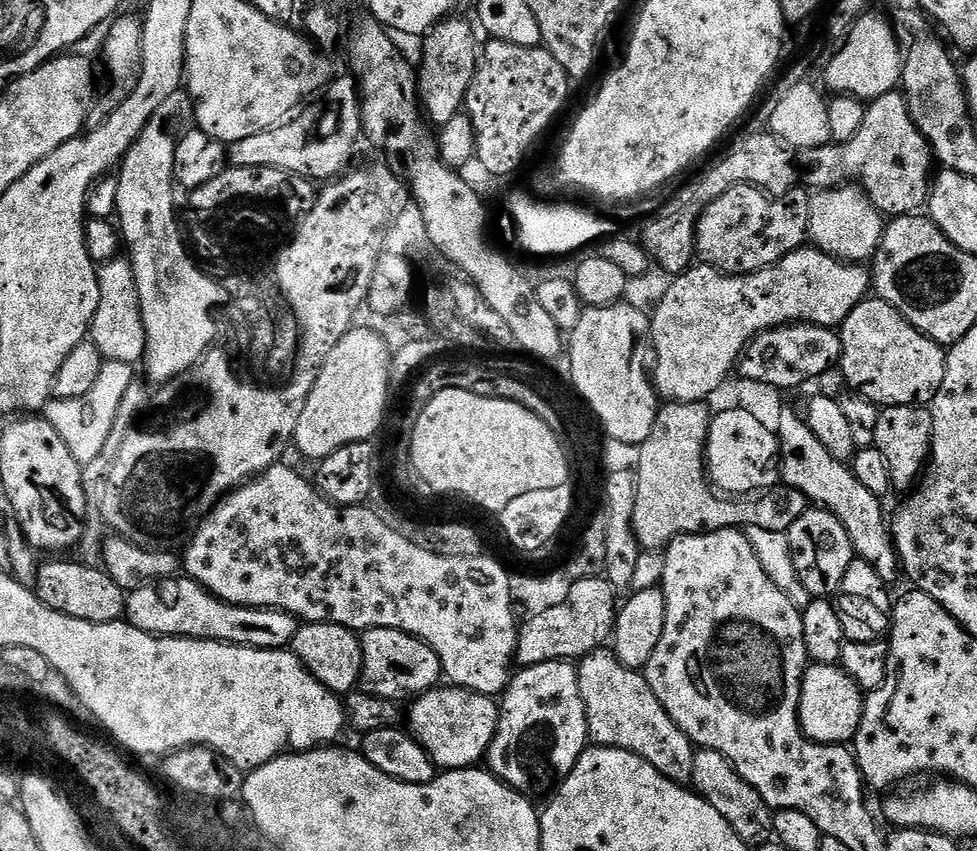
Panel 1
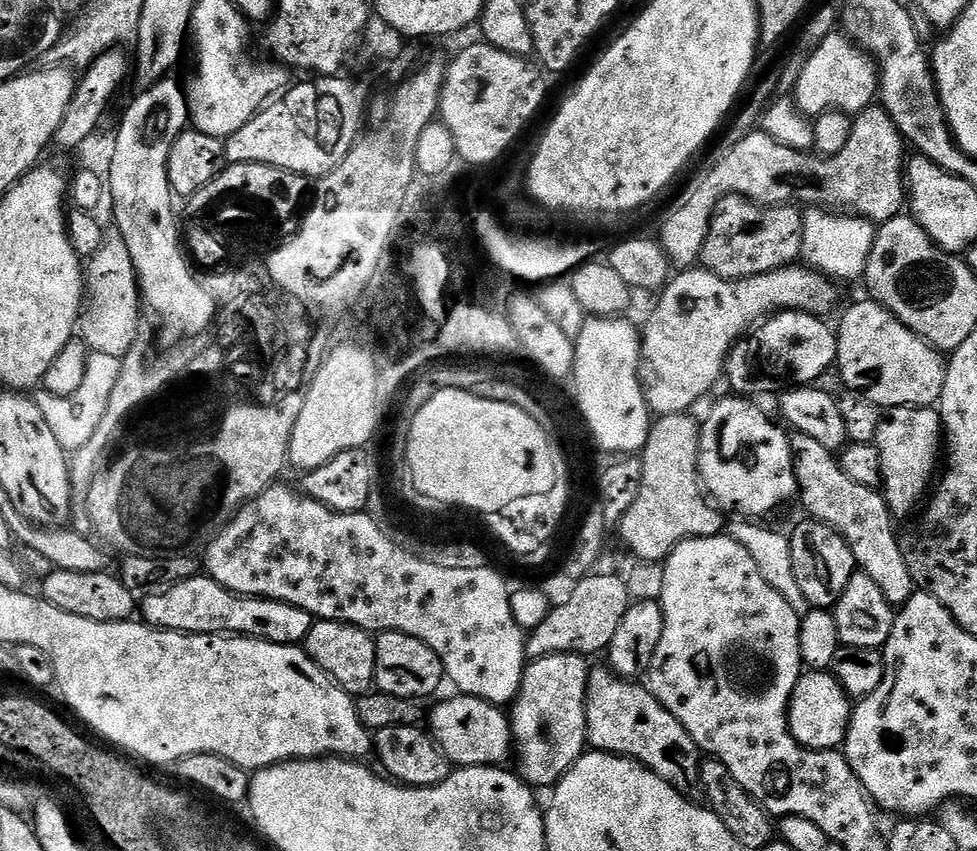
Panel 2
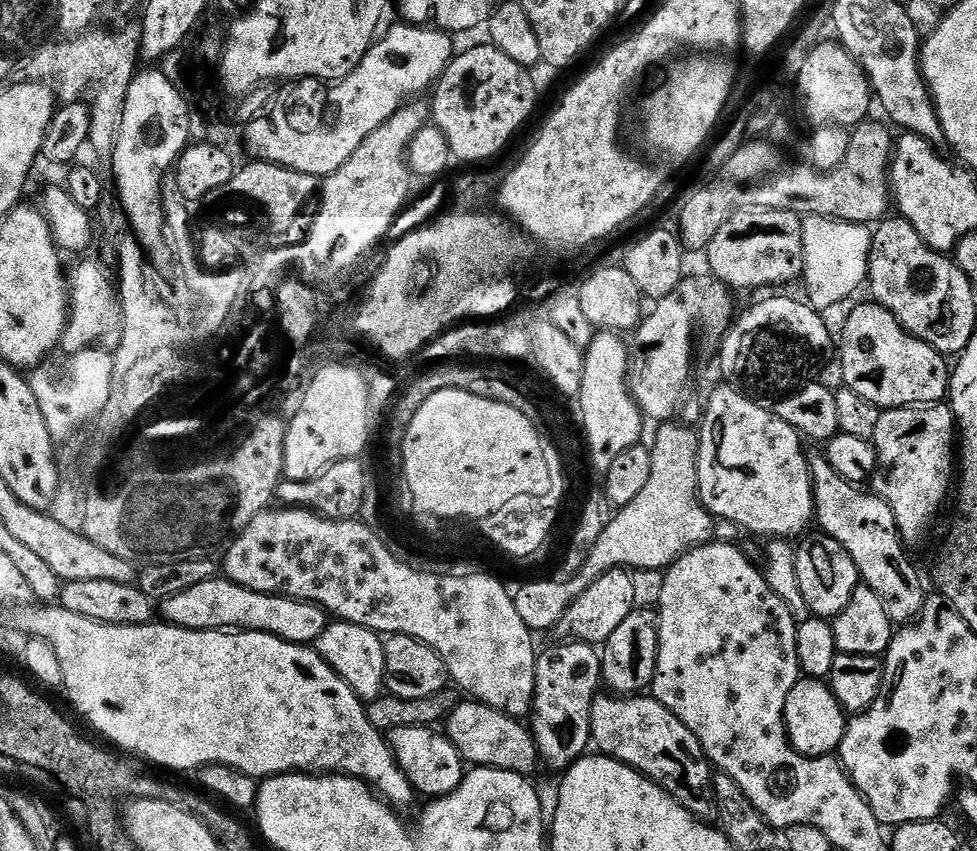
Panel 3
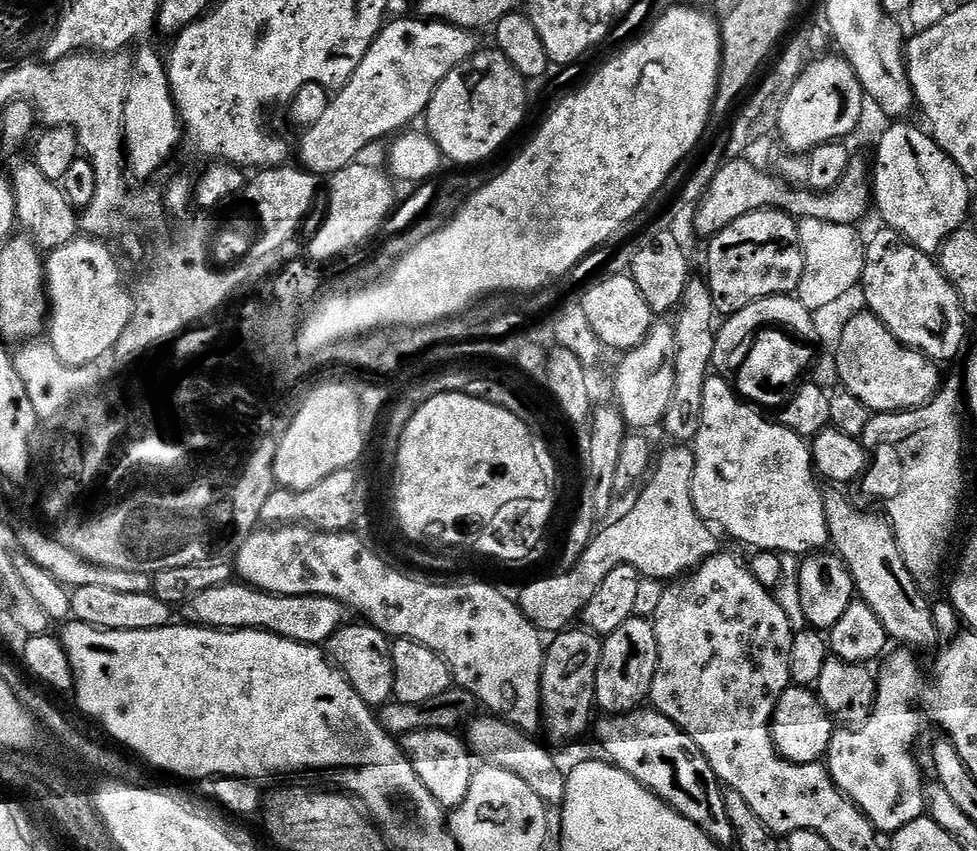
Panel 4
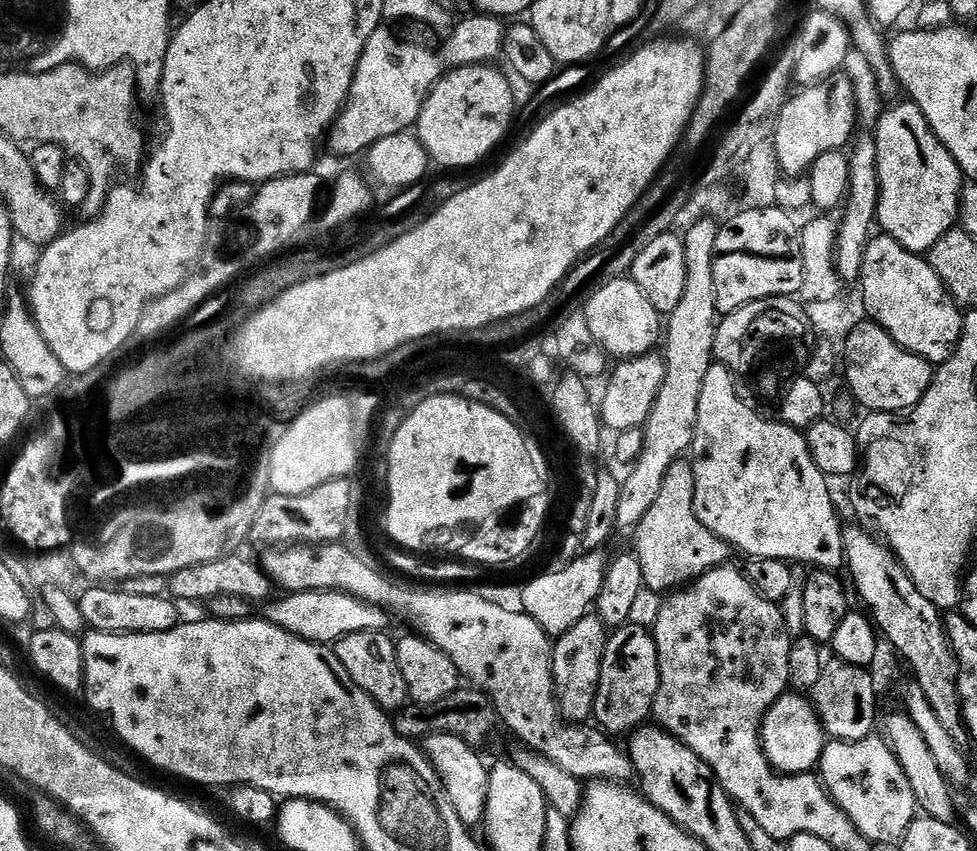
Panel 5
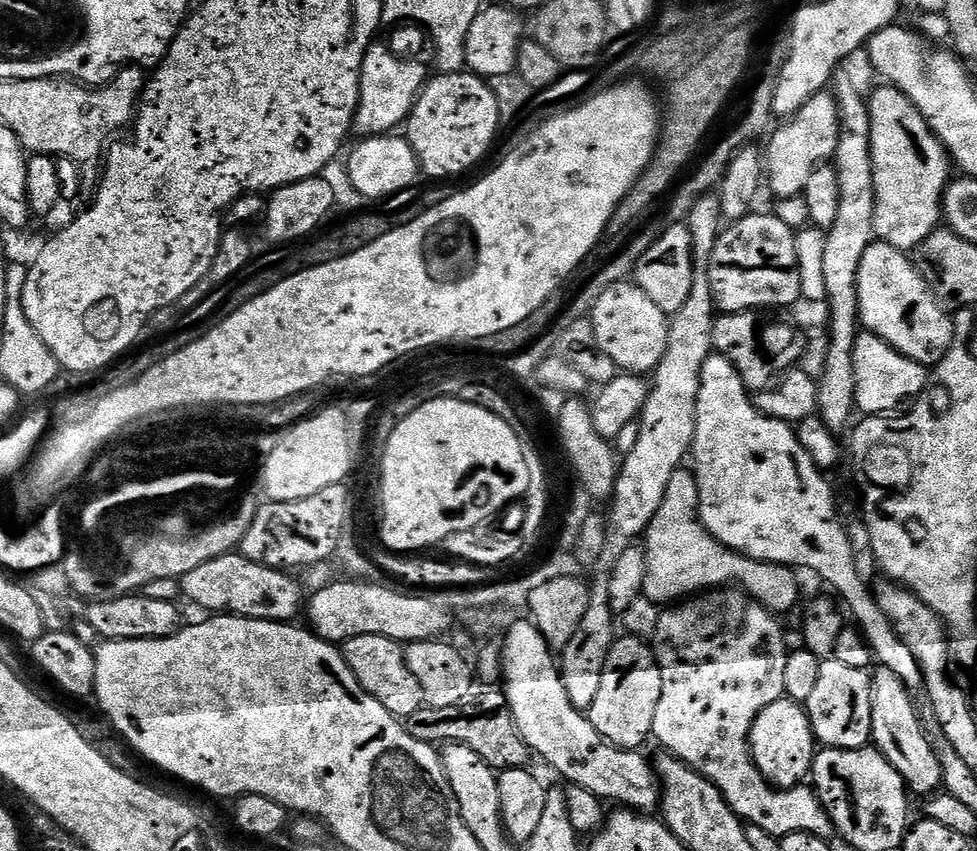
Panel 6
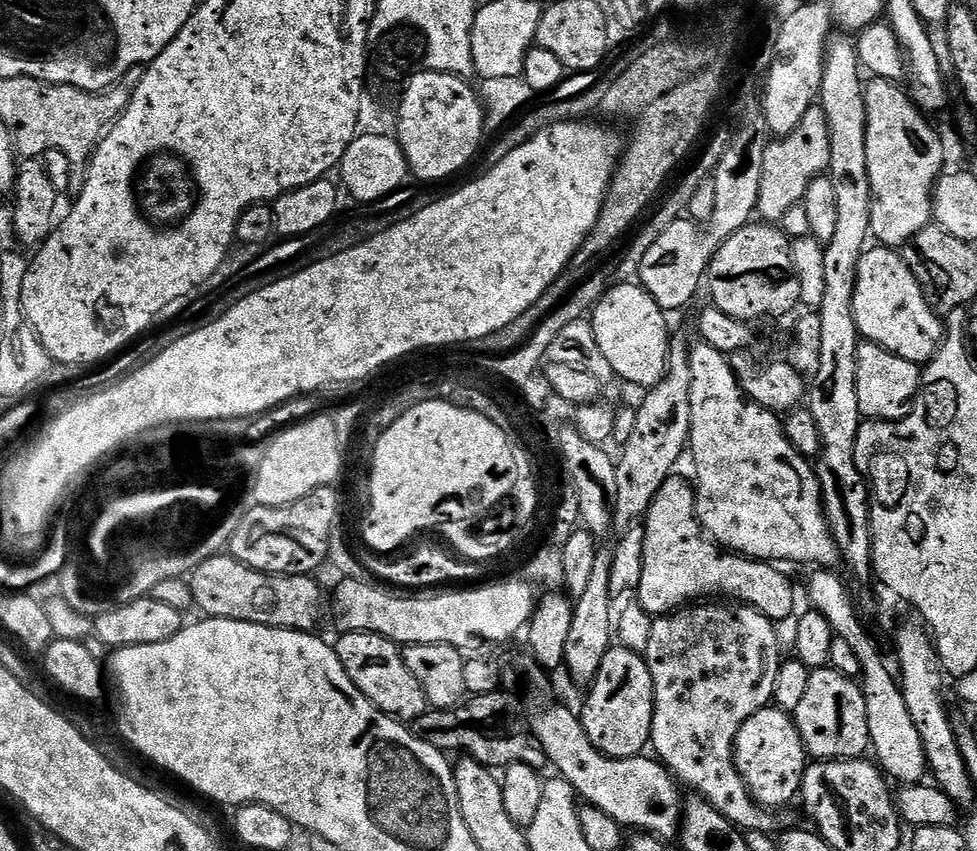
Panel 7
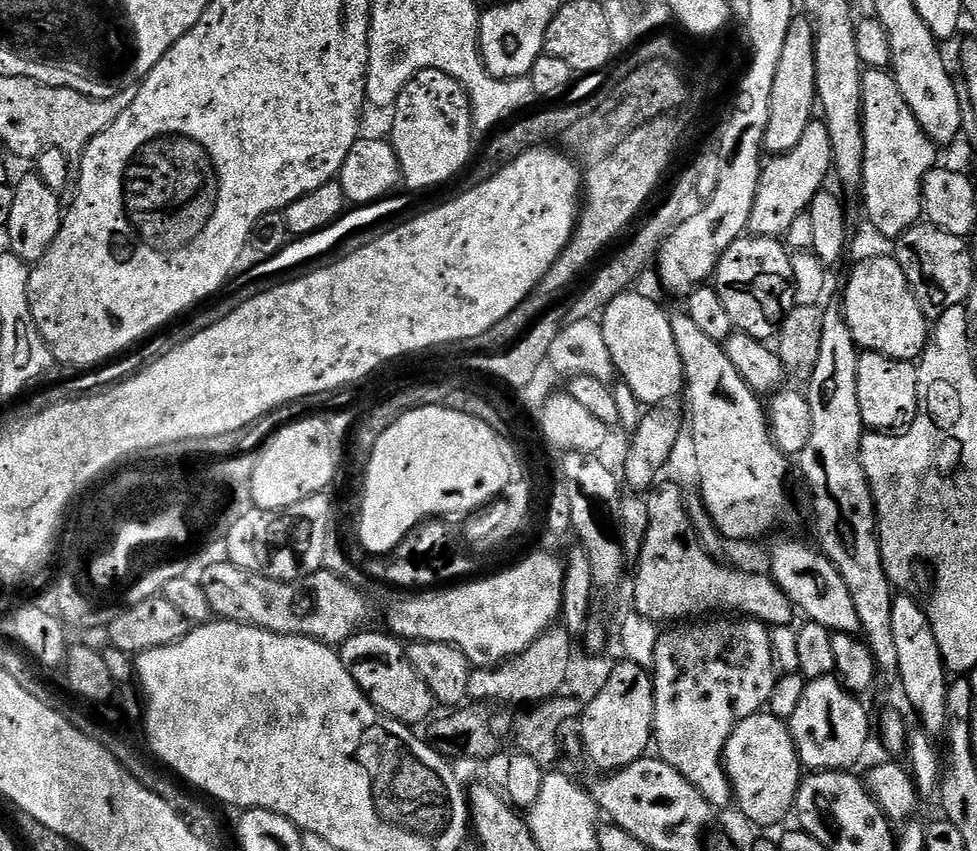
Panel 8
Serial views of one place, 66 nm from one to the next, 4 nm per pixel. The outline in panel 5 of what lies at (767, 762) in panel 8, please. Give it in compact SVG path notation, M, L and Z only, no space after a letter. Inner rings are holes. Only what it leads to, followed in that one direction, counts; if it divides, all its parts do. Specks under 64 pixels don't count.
M803 695L780 696L778 702L774 702L774 706L770 706L770 710L764 715L760 727L760 745L764 748L764 756L777 773L786 776L811 773L819 765L825 743L826 733L816 715L816 705Z

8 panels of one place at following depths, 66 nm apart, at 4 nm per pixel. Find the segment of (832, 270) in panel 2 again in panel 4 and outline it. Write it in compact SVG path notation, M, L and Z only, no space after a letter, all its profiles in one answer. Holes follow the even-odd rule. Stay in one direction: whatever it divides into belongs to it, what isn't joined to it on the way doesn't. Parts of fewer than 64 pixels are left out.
M803 218L799 221L800 241L804 255L804 273L797 286L795 295L802 305L812 313L822 306L835 301L846 290L859 285L864 275L865 241L860 241L857 229L850 224L822 222L818 218Z

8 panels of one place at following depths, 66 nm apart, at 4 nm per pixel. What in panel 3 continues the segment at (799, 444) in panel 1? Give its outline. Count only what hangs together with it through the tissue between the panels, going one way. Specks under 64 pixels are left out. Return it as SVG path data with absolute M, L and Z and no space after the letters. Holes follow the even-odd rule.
M809 455L808 469L812 475L812 497L816 503L814 520L817 525L820 523L819 531L834 538L834 542L842 542L846 554L854 558L863 587L878 594L882 610L886 610L893 625L903 626L915 621L924 608L926 591L908 557L909 549L900 539L900 531L894 522L894 510L890 510L882 497L846 482L846 478L830 466L827 455Z

